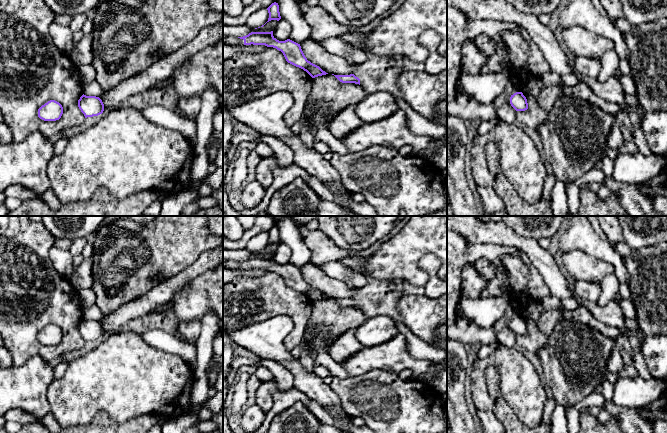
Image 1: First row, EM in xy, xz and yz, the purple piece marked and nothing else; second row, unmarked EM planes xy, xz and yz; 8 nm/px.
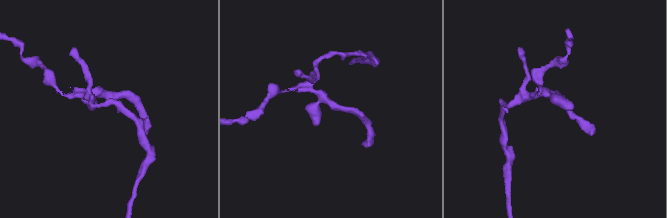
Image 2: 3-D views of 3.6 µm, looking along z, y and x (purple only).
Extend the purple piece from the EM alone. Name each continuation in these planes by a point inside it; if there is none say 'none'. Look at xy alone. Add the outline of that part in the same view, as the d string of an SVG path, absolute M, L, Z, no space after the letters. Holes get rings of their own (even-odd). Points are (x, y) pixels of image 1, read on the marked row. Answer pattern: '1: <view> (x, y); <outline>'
none

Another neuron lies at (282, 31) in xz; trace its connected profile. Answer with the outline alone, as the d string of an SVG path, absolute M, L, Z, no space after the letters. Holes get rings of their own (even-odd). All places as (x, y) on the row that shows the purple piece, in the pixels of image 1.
M280 19L273 32L274 38L279 41L285 41L289 39L291 33L291 25L284 19Z

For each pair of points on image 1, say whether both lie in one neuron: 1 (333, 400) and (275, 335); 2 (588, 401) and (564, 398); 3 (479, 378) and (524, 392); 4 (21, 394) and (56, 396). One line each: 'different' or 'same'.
1: same
2: different
3: same
4: different

